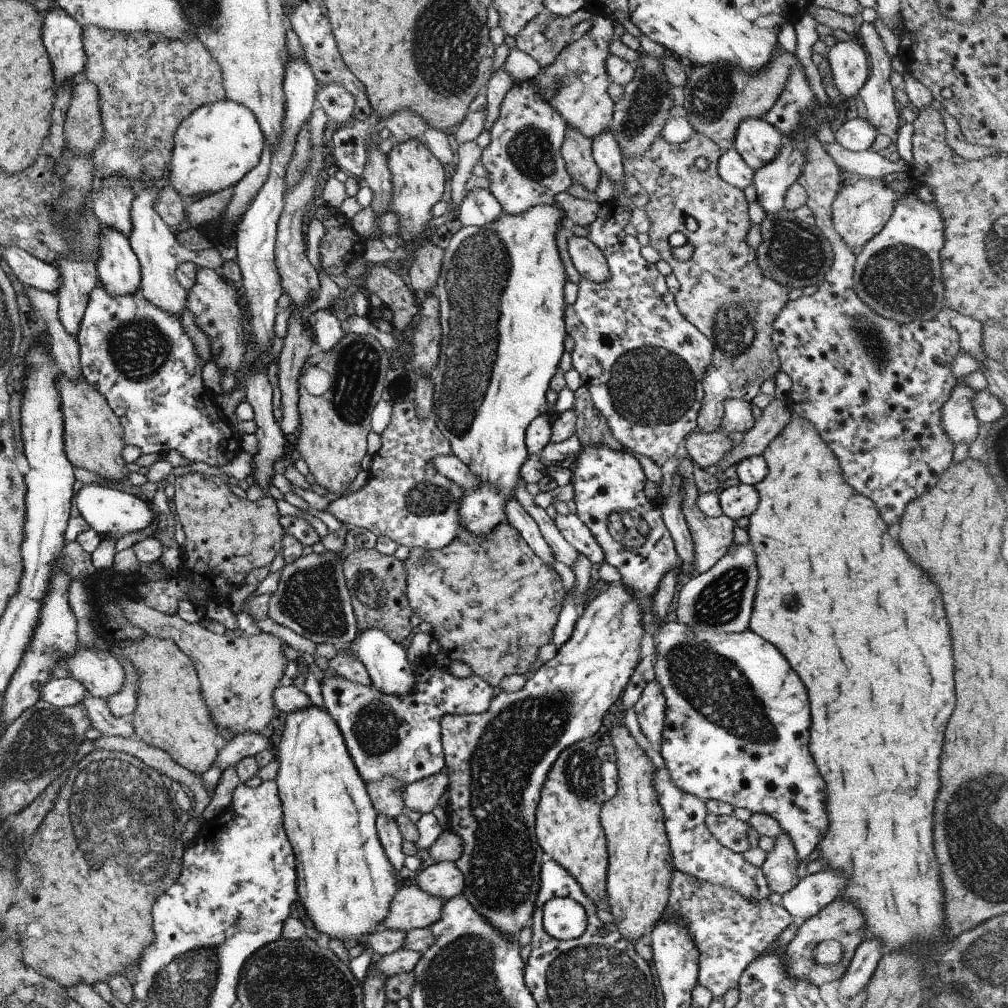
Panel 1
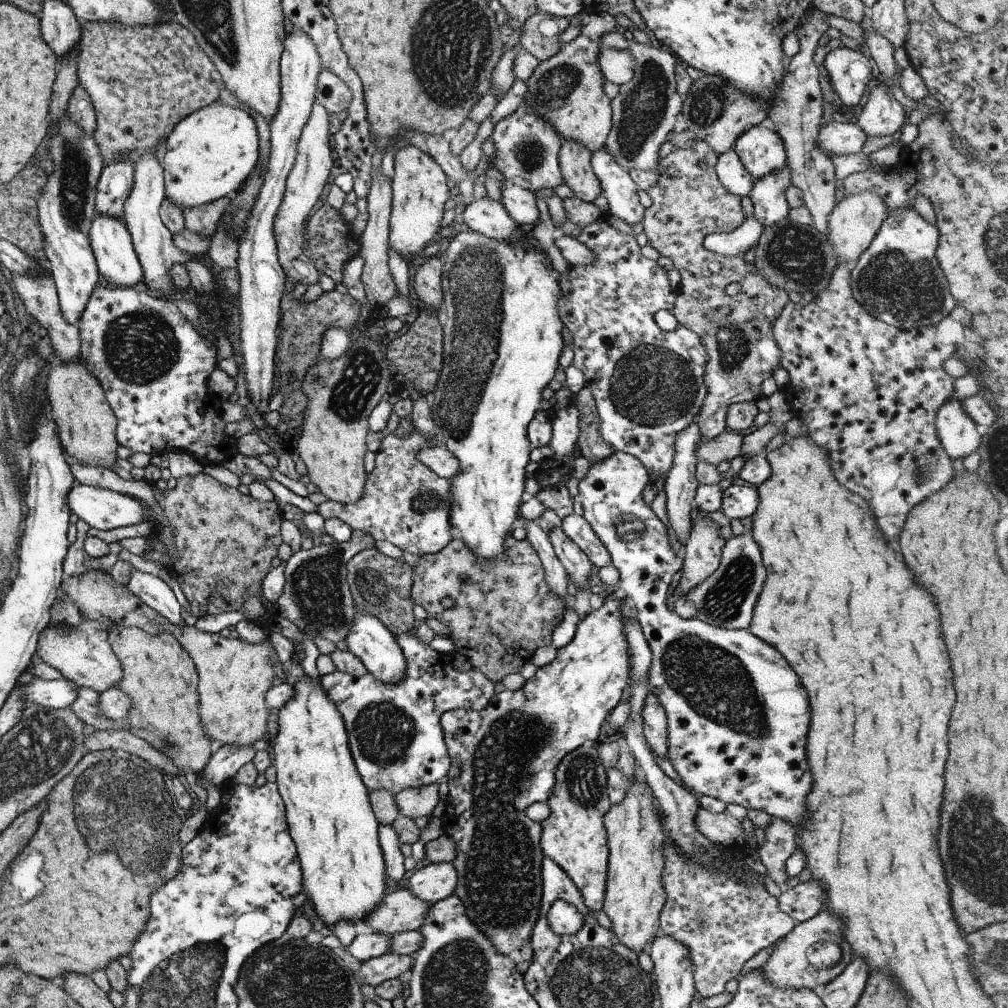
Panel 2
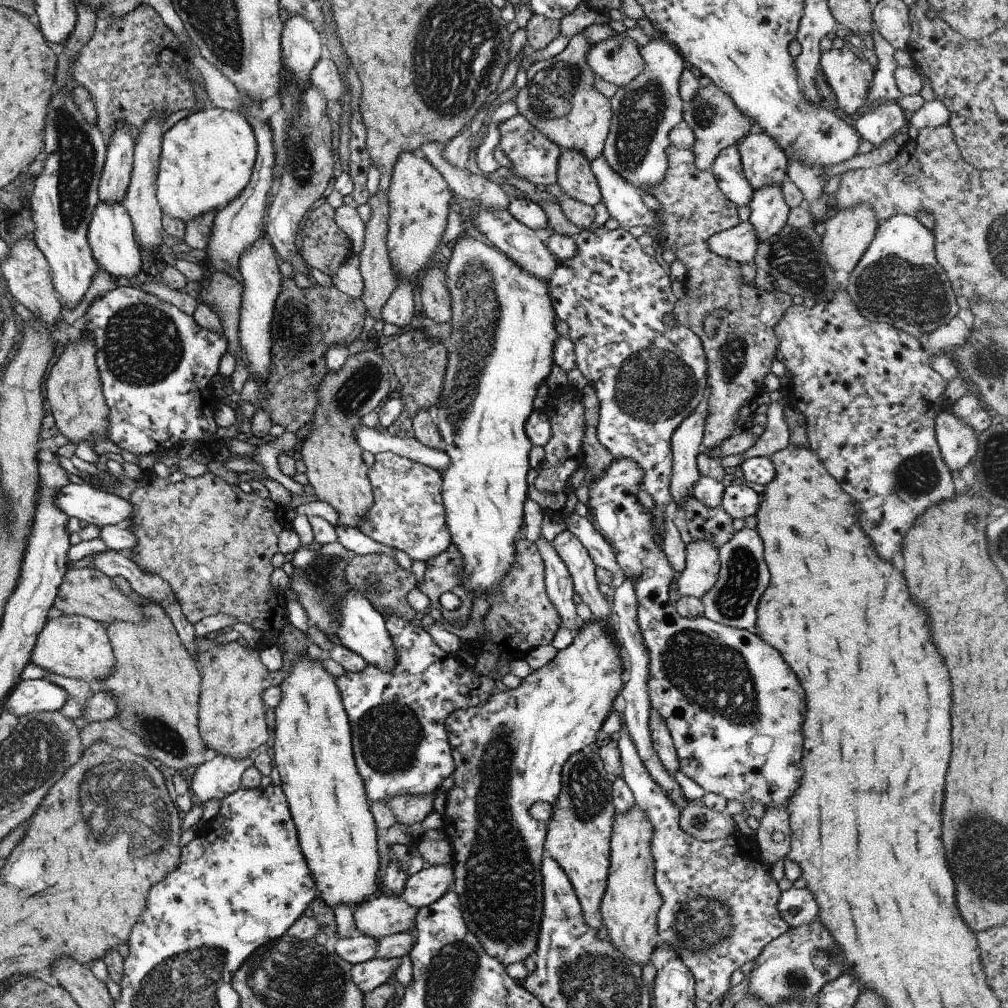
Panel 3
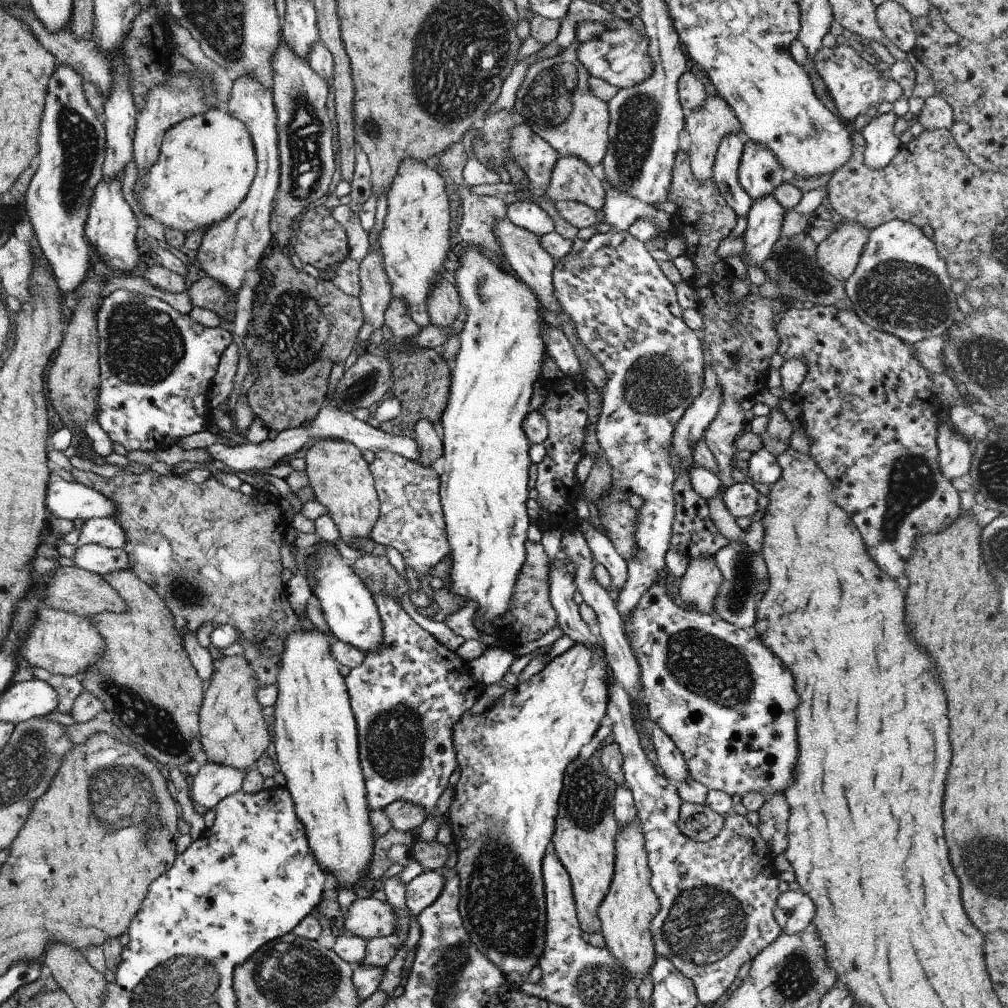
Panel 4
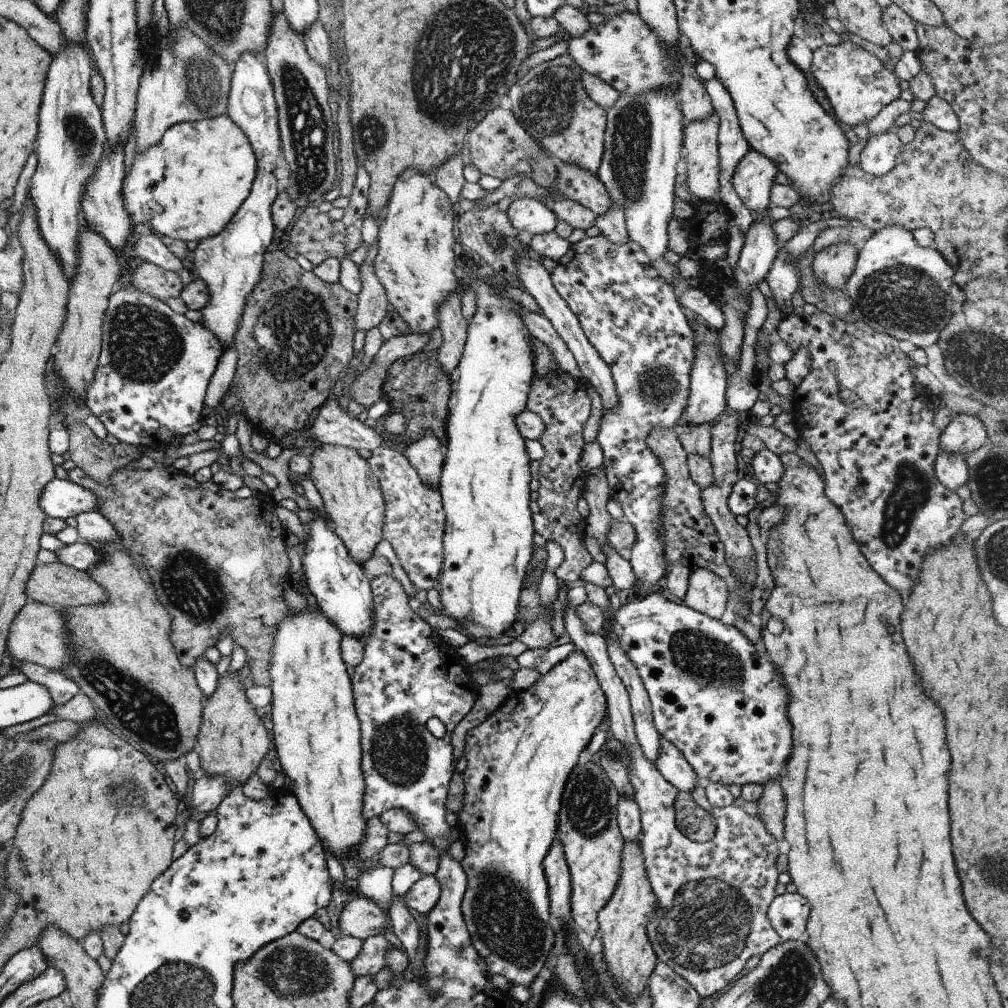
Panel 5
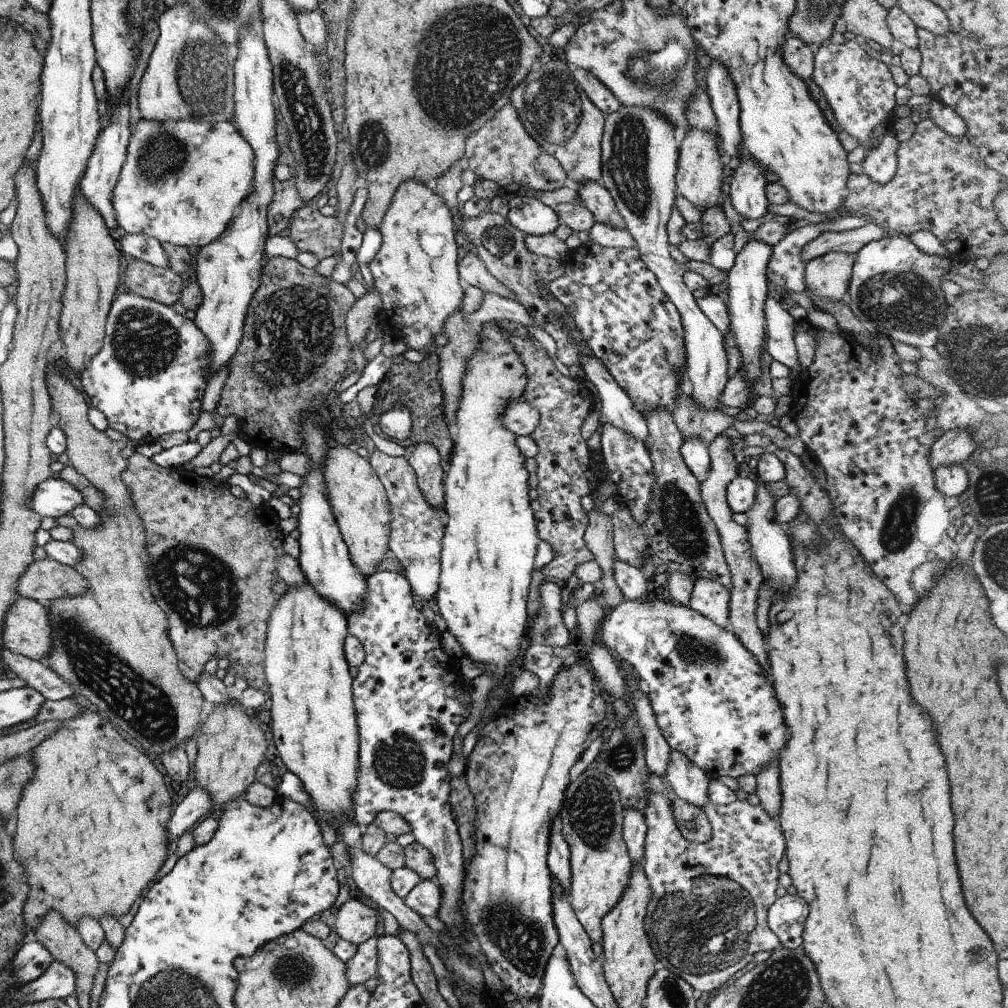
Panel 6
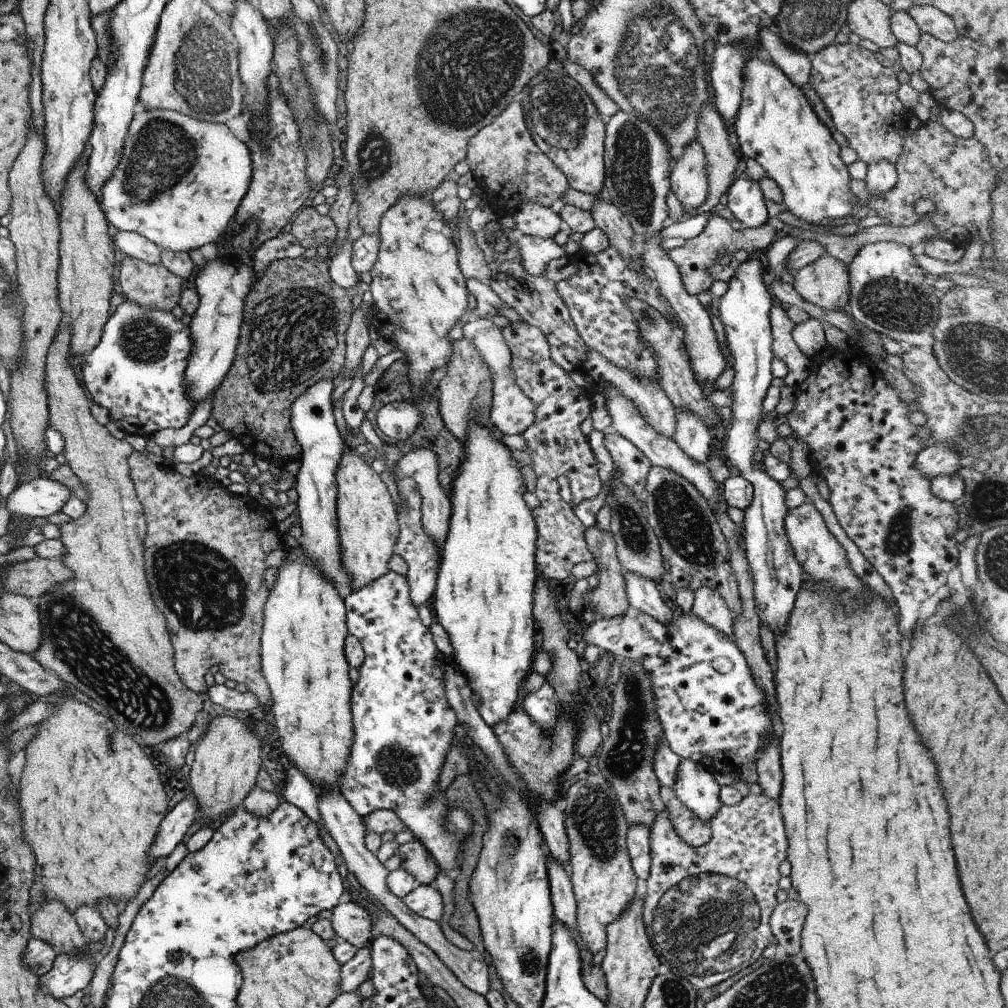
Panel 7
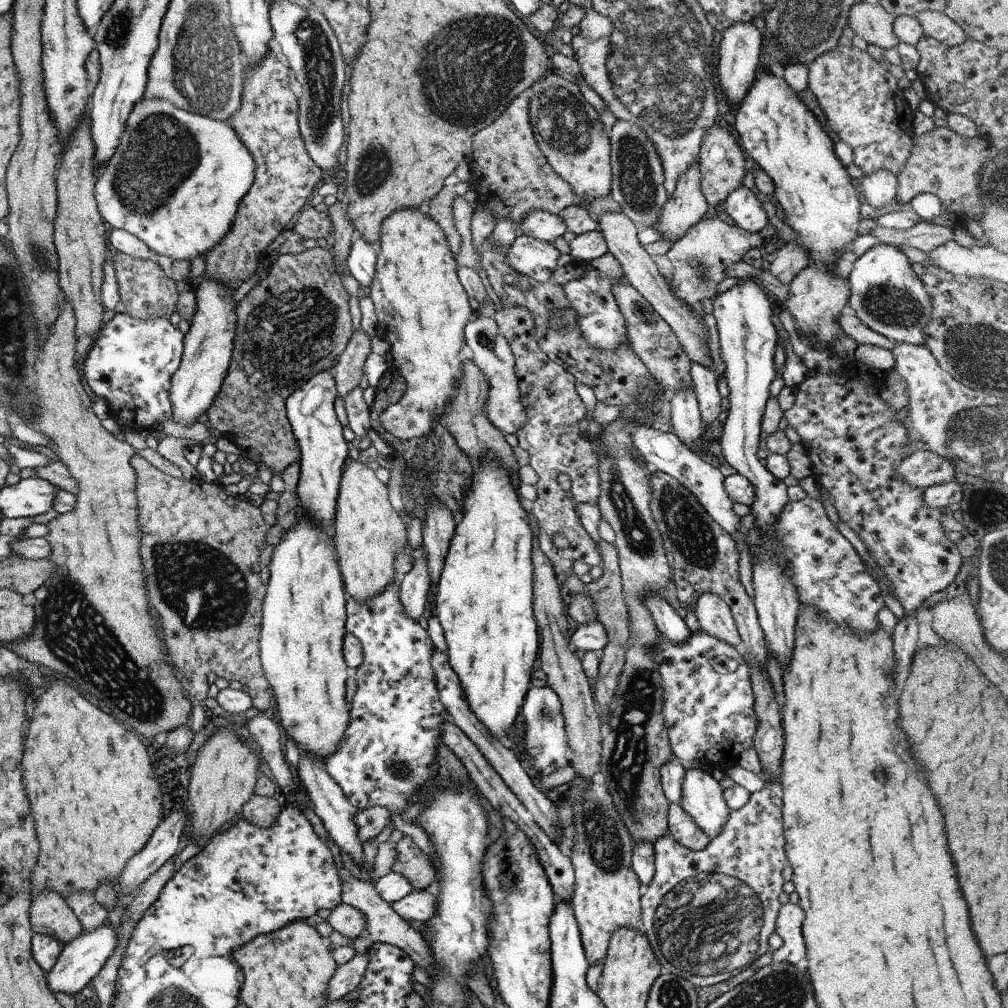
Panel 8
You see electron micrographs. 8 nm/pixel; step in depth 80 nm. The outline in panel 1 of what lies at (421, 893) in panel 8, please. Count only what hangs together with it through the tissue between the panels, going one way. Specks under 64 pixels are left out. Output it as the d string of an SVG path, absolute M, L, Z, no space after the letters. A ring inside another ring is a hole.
M439 861L420 869L411 883L445 901L461 893L464 886L461 871L451 861Z

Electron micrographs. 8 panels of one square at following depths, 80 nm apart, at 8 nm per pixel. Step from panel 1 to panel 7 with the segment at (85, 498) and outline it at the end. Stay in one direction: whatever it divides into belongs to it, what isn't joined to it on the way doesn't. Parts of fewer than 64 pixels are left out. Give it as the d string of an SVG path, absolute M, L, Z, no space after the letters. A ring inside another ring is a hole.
M33 478L21 482L5 499L5 509L10 518L33 518L51 516L61 511L63 502L69 500L71 492L59 482L48 478Z

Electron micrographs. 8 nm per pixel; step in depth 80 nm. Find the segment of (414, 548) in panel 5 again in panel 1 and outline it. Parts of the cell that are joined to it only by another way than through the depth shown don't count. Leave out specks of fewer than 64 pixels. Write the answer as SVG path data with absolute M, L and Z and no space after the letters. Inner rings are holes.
M392 399L390 419L380 434L380 443L379 449L372 454L365 484L356 492L329 502L326 511L344 525L368 530L376 537L387 536L408 549L431 550L447 546L459 530L458 508L465 492L458 484L441 476L432 465L433 457L451 454L448 440L439 432L431 416L420 419L416 415L413 401Z

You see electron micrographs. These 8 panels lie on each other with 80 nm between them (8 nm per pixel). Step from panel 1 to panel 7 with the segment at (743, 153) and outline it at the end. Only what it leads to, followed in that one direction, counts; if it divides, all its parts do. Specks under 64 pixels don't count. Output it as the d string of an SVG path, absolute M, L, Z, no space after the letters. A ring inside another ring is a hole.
M747 176L732 180L721 206L726 206L732 216L746 228L759 228L768 220L765 200L759 192L759 184Z

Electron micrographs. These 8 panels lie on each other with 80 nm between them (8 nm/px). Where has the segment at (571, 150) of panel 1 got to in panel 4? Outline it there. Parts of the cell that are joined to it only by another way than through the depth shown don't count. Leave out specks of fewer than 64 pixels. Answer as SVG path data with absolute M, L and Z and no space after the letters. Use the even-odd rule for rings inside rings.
M563 155L556 159L549 186L542 196L556 201L577 201L596 211L603 206L604 194L602 182L591 173L586 162Z

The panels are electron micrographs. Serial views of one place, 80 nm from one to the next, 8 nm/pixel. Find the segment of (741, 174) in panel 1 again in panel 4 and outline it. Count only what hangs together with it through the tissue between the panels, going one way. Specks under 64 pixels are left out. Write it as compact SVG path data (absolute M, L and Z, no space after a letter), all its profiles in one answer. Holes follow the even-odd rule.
M741 133L728 134L721 139L712 164L710 178L723 200L734 210L737 218L745 216L751 203L750 196L741 188L737 173L745 138Z

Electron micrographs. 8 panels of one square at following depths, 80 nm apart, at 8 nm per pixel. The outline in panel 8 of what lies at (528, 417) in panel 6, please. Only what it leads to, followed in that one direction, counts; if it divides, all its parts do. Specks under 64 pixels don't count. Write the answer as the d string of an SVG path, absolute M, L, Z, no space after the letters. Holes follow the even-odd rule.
M475 315L472 320L465 323L463 336L464 343L471 349L472 361L488 382L488 395L484 409L489 422L500 430L501 434L513 435L526 423L526 412L520 401L518 380L514 375L514 358L509 344L499 334L493 318L483 315Z

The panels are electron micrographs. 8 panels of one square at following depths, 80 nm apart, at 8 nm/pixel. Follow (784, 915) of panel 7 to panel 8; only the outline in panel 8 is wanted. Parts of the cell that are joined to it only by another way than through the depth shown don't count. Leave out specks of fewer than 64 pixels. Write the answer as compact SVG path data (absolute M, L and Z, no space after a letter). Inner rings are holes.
M793 903L780 905L774 922L774 932L781 938L781 946L772 952L772 962L788 962L792 965L803 965L805 948L801 938L803 910Z

